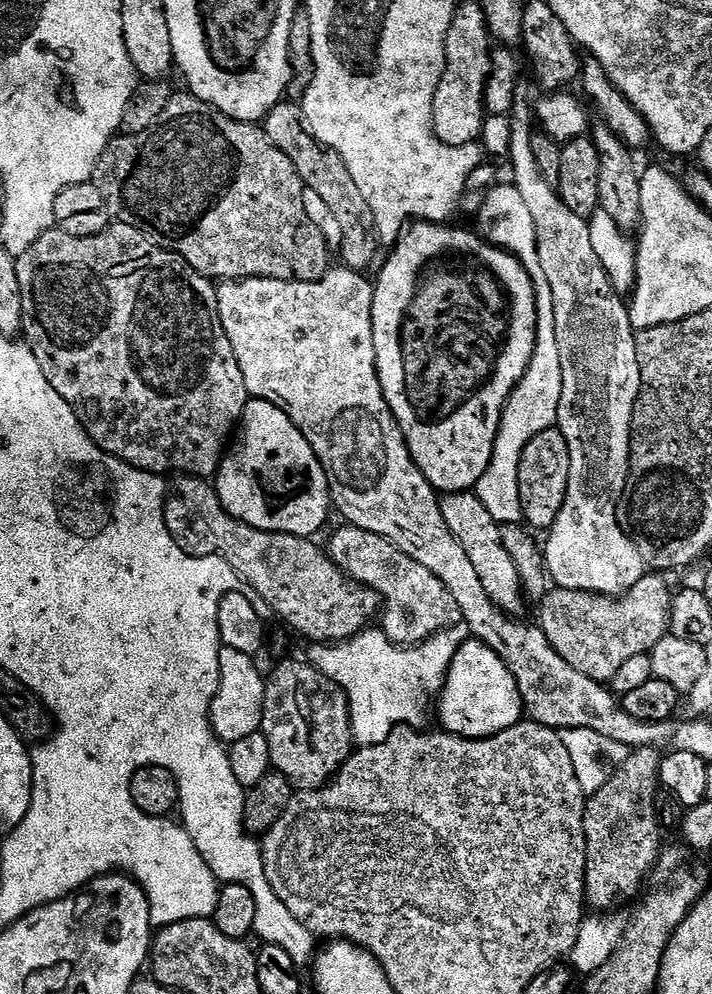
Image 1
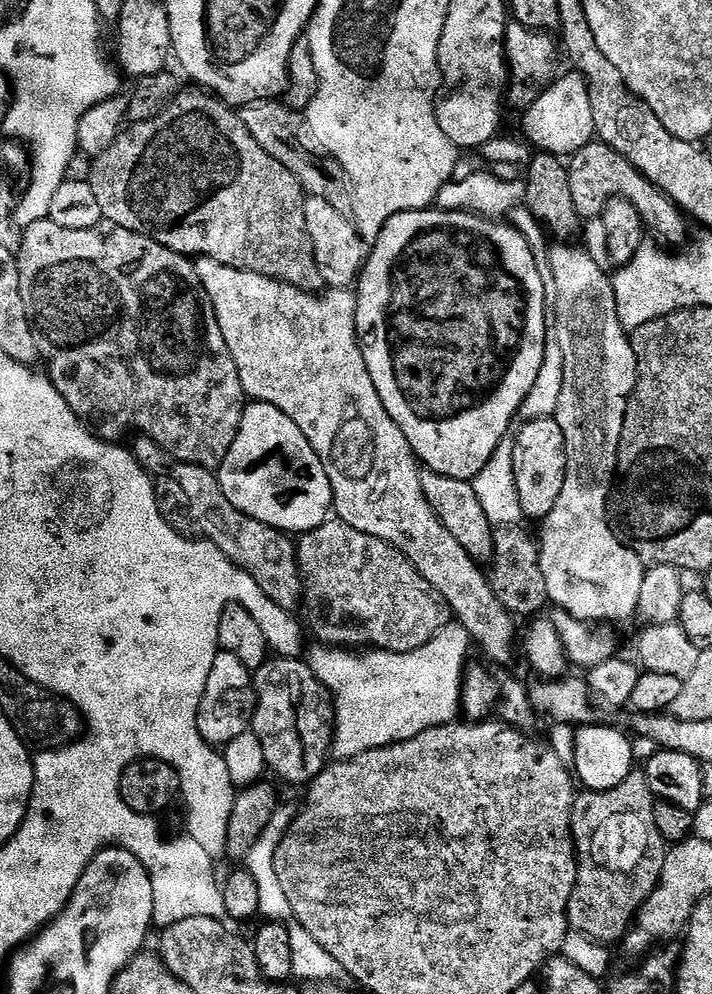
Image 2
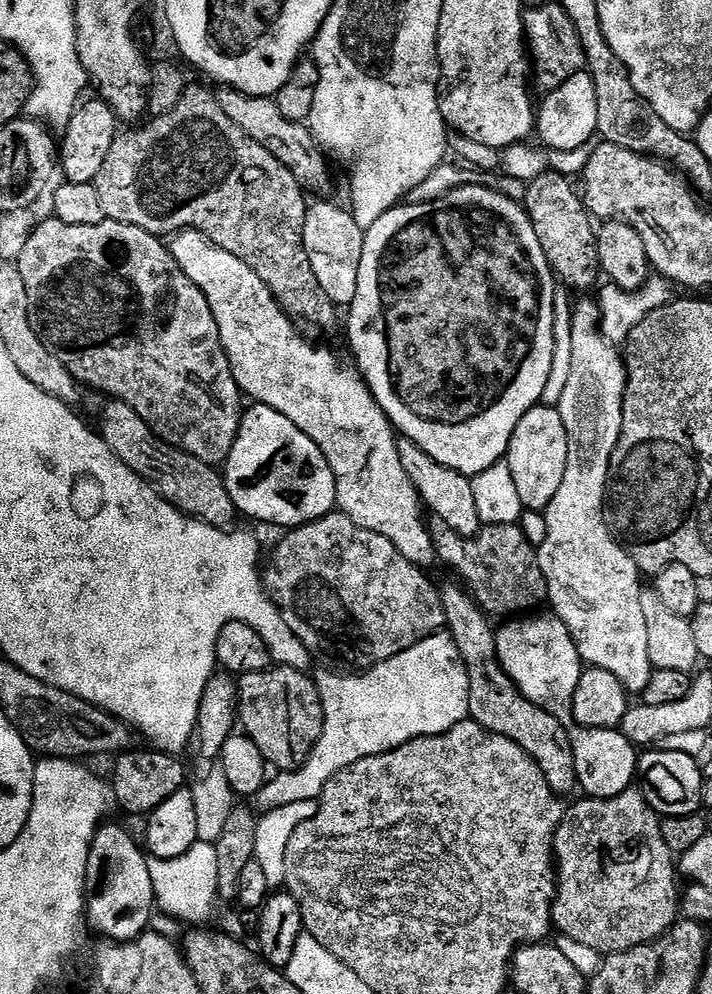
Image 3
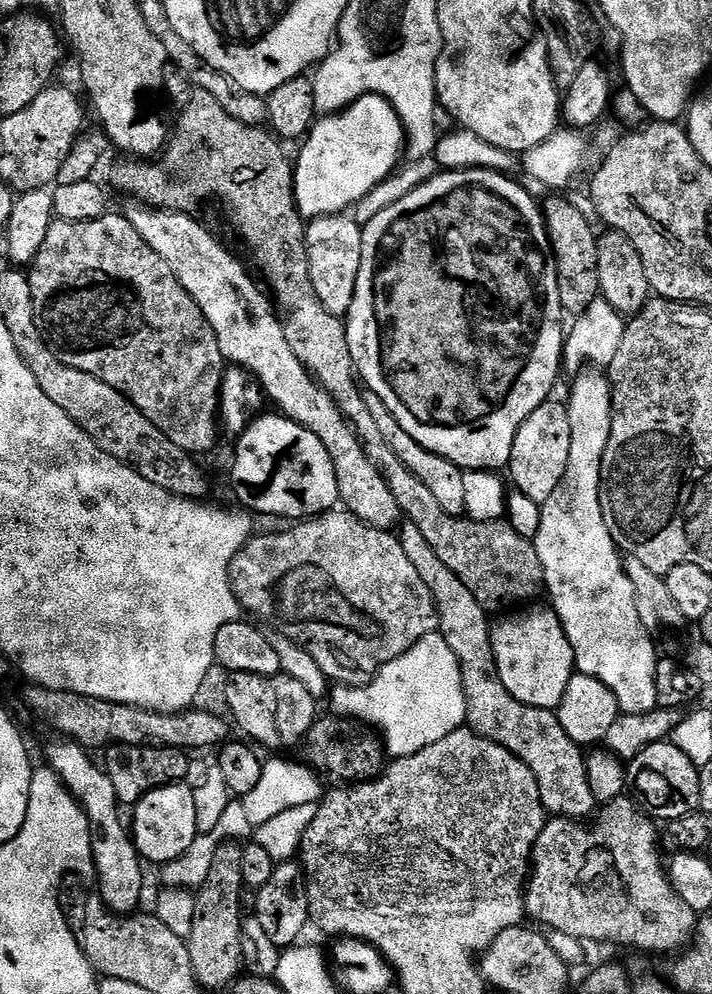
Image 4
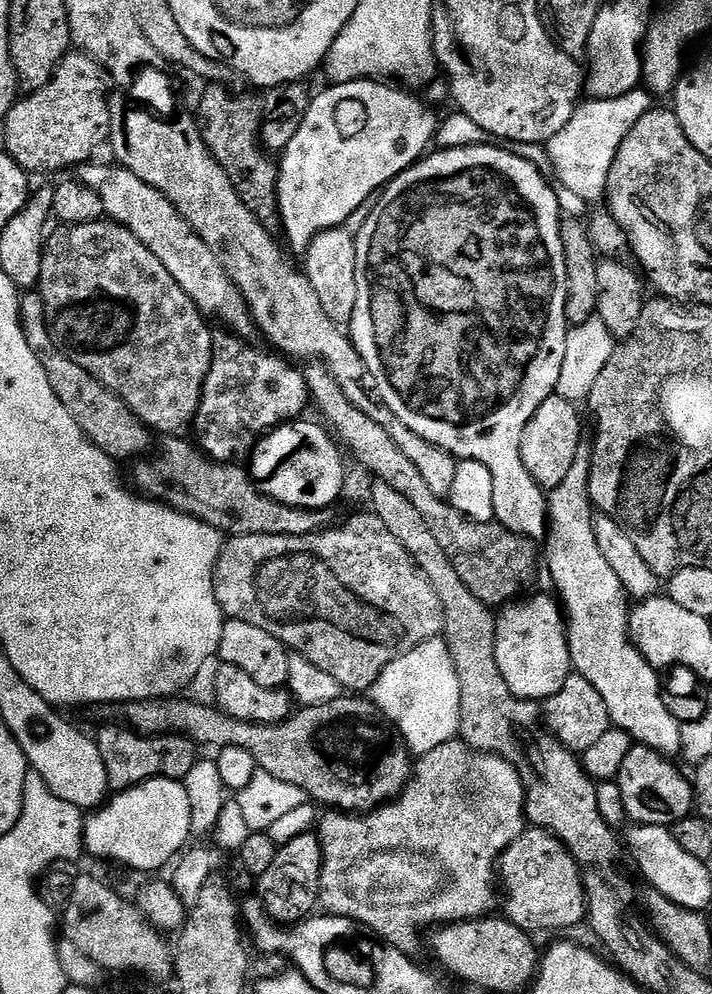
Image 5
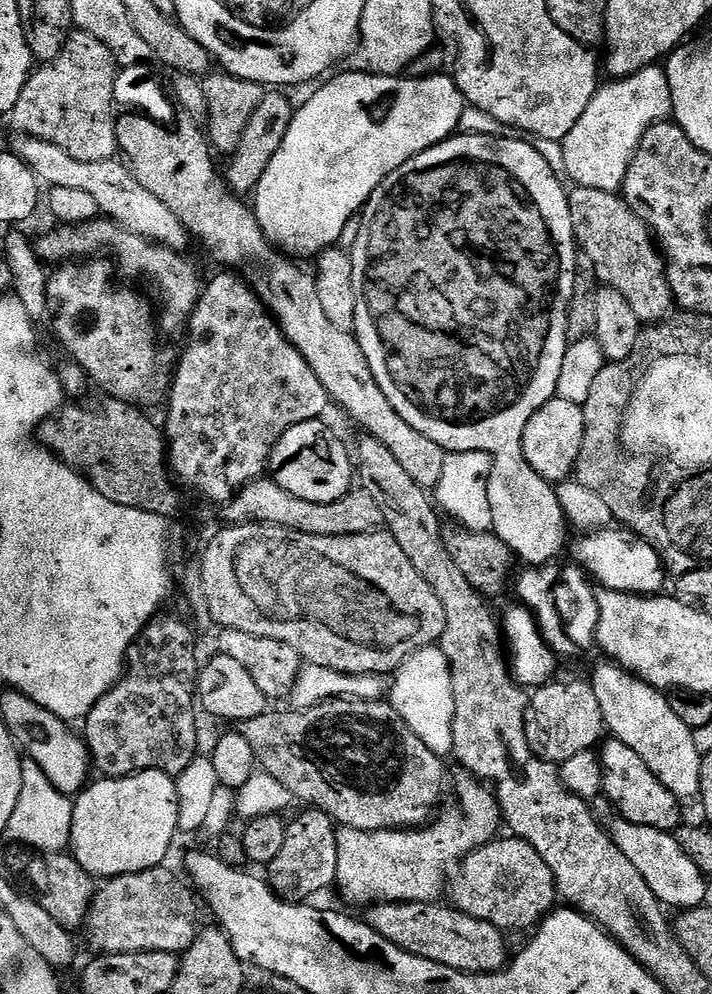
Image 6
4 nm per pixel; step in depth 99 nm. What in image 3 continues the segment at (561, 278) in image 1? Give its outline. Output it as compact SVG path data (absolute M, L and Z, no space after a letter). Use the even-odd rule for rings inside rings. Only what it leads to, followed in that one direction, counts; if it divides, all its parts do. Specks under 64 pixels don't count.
M595 299L577 302L576 309L572 312L572 333L566 336L566 343L570 346L570 378L566 378L566 390L562 390L562 398L558 407L562 414L562 422L566 425L566 438L570 442L570 458L566 458L566 474L562 478L562 486L558 486L558 494L554 494L554 500L550 502L548 511L543 513L544 541L538 544L540 566L548 587L547 603L552 604L551 611L564 623L566 630L570 630L574 646L578 646L578 654L587 667L608 670L610 674L614 674L614 678L618 678L618 682L628 693L642 694L646 688L646 682L650 682L654 671L650 662L650 650L646 650L646 622L642 619L642 602L640 601L642 573L624 552L624 547L613 538L612 531L609 530L608 524L604 520L604 491L608 481L610 458L614 454L614 446L618 444L618 434L622 428L622 406L624 405L624 391L628 385L628 372L624 369L624 361L617 345L612 344L600 334L598 304Z

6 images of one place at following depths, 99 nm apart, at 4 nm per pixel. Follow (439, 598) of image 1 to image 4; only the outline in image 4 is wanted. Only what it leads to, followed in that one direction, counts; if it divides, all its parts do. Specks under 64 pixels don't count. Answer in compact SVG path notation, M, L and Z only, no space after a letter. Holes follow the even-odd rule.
M333 510L323 512L320 516L313 516L307 520L302 520L288 526L285 532L272 532L269 536L253 535L245 548L234 558L232 563L232 589L236 592L245 613L253 612L257 616L257 621L265 625L273 624L275 631L281 636L290 638L299 648L304 648L314 662L322 670L322 674L327 676L329 681L335 682L340 686L359 686L368 684L380 672L380 668L386 662L394 662L410 646L414 646L426 634L437 631L438 617L436 615L436 603L422 578L418 578L418 570L414 570L414 562L406 558L406 550L402 550L399 539L391 531L383 528L371 528L369 525L353 516L347 510Z

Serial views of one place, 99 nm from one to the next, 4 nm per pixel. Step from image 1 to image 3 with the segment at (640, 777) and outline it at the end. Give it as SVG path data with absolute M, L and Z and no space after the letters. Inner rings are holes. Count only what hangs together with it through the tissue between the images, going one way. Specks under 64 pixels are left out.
M635 787L627 788L622 794L614 798L580 798L577 804L568 804L564 809L564 817L556 827L556 836L552 839L552 854L554 857L554 871L556 874L556 896L552 899L552 923L555 931L566 938L574 938L576 944L590 946L598 954L611 954L613 952L625 952L634 946L642 946L646 942L656 940L664 931L676 923L678 919L678 888L676 892L676 880L678 881L678 864L672 855L672 851L662 842L662 830L660 829L661 817L656 815L654 809L646 802L646 798Z

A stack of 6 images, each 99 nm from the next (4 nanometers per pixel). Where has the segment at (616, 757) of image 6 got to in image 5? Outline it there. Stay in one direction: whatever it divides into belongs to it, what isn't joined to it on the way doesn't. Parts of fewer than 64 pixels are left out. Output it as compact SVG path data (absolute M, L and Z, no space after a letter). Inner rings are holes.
M636 744L626 754L618 777L624 815L633 825L663 824L671 826L693 815L692 782L675 768L669 757L645 744Z

